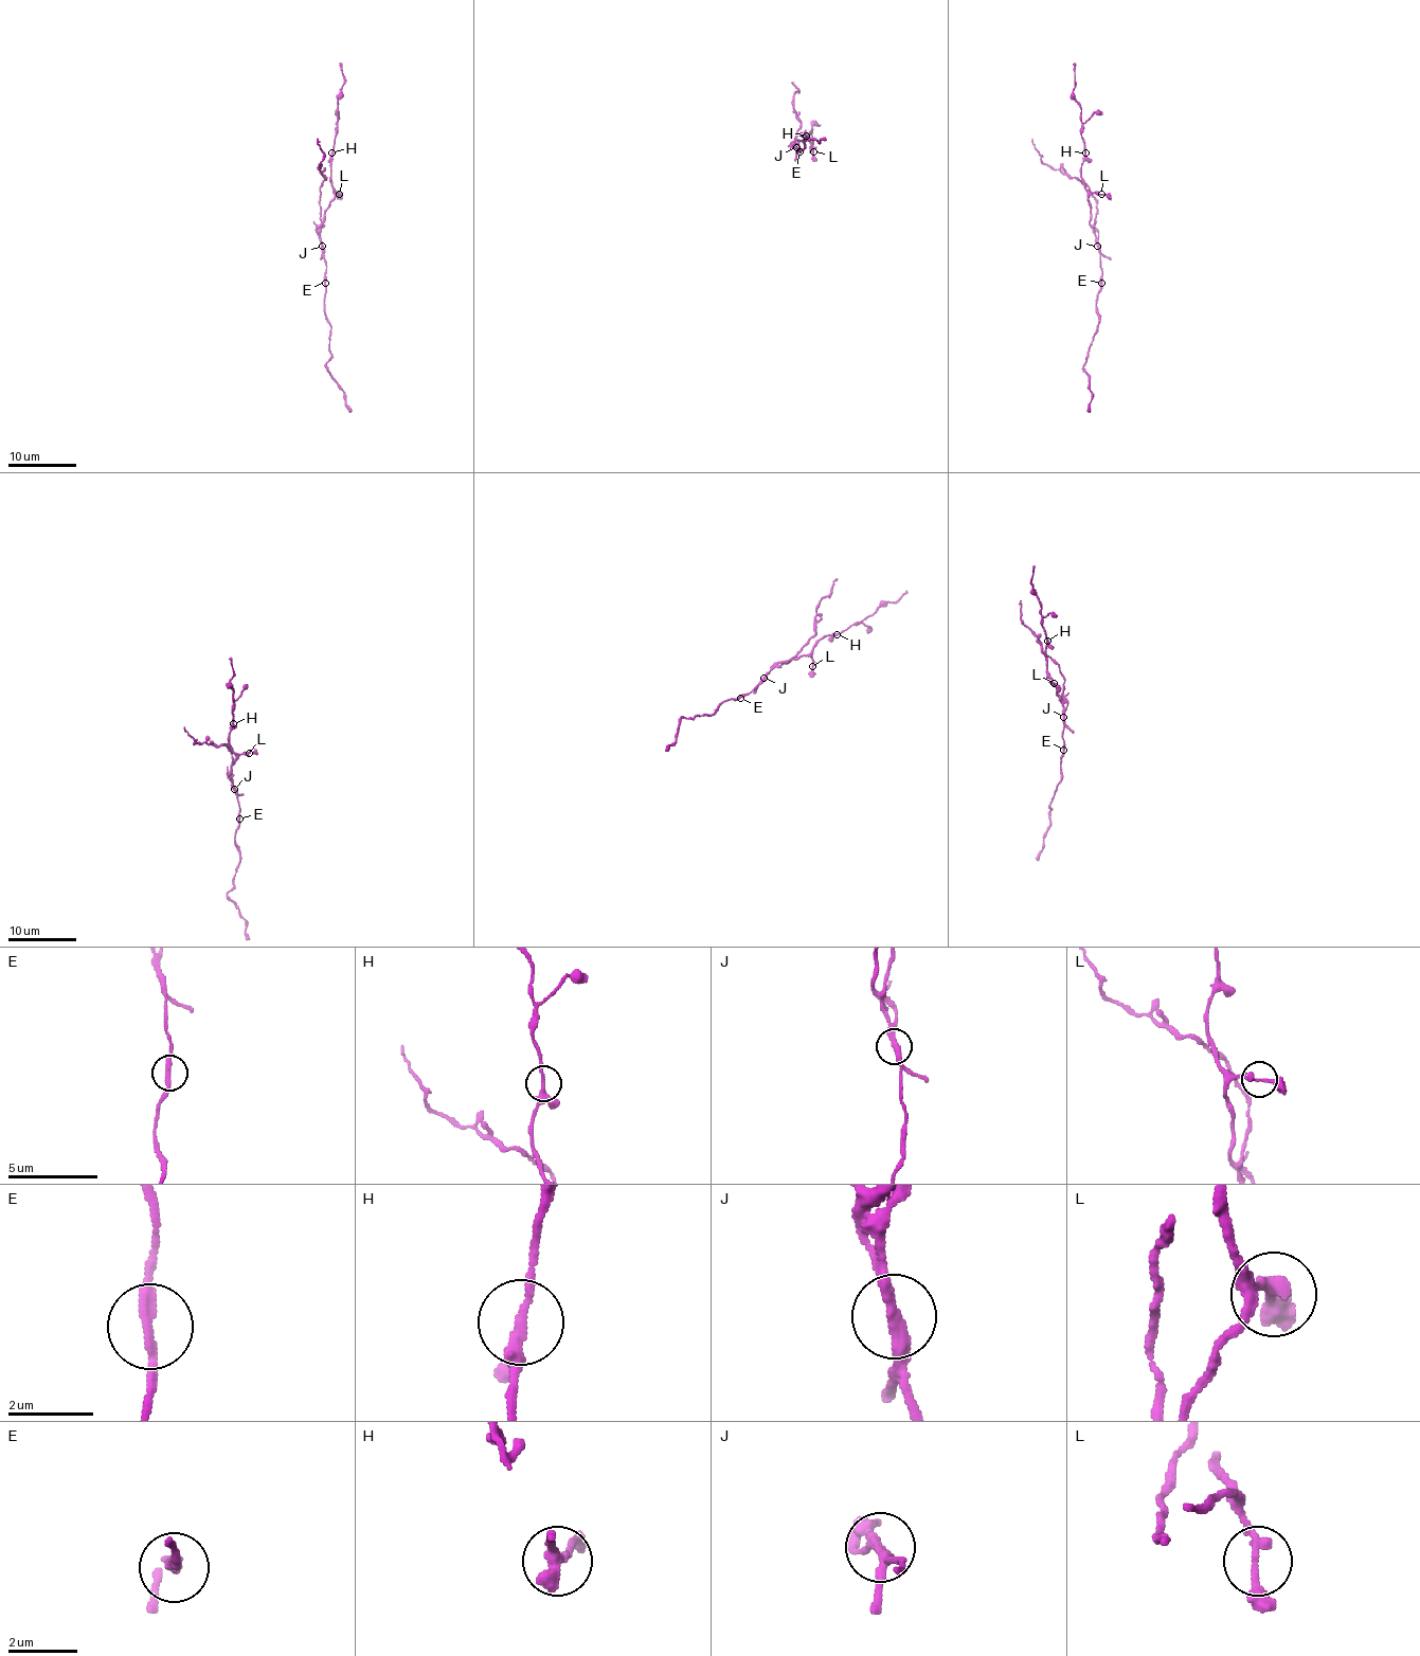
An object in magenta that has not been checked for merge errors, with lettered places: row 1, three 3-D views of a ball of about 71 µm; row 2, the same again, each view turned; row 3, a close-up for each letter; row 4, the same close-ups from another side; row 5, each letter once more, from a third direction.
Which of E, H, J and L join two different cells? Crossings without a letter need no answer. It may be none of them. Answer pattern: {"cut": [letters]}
{"cut": ["J"]}

